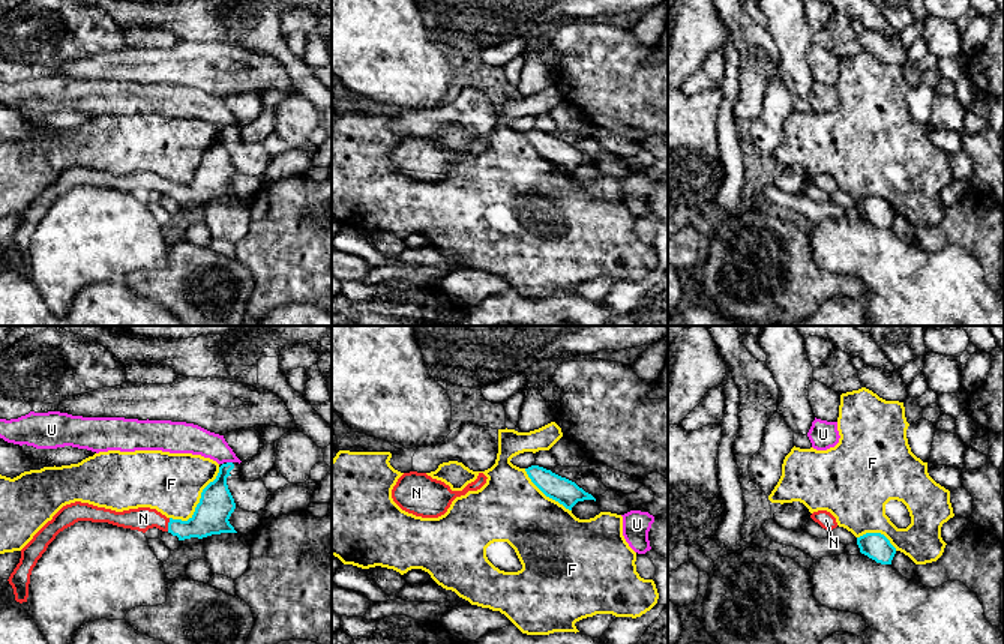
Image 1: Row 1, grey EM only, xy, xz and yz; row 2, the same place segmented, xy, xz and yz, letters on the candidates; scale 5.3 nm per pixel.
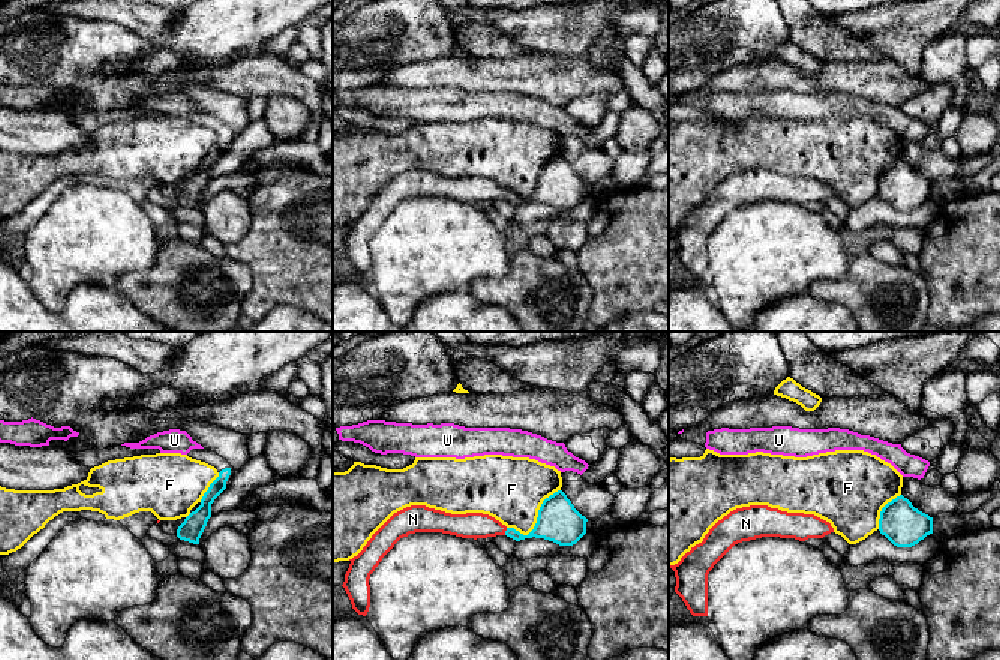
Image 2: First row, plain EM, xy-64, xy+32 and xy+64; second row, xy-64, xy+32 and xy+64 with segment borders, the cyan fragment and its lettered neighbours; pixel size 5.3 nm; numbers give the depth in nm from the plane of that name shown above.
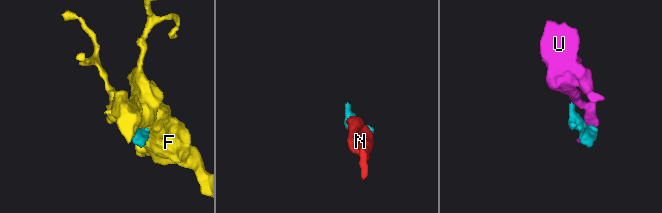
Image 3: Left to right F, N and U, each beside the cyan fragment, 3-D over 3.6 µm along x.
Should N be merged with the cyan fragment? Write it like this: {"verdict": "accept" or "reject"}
{"verdict": "accept"}

